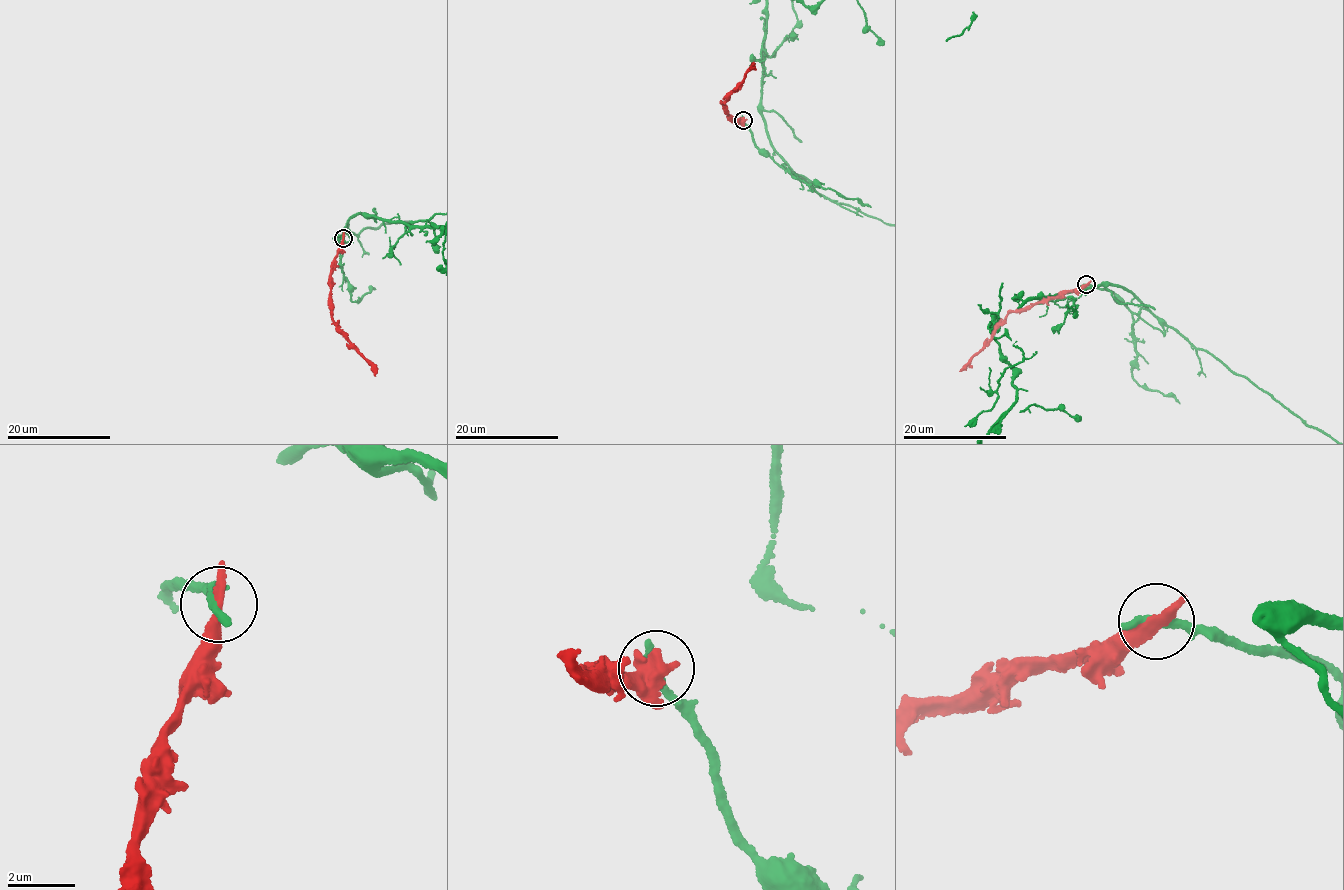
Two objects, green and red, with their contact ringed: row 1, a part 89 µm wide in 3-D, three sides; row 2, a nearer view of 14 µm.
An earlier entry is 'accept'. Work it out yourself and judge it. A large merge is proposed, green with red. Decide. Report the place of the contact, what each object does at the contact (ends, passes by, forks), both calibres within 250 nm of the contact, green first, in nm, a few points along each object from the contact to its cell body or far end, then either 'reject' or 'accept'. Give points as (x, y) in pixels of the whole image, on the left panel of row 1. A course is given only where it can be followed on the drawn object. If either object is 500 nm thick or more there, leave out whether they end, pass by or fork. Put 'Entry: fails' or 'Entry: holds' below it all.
place (343, 238); green ends; red ends; calibres 280 and 400 nm; course red (343, 238), (330, 275), (333, 305), (331, 316), (350, 345), (371, 364), (375, 376); reject
Entry: fails

